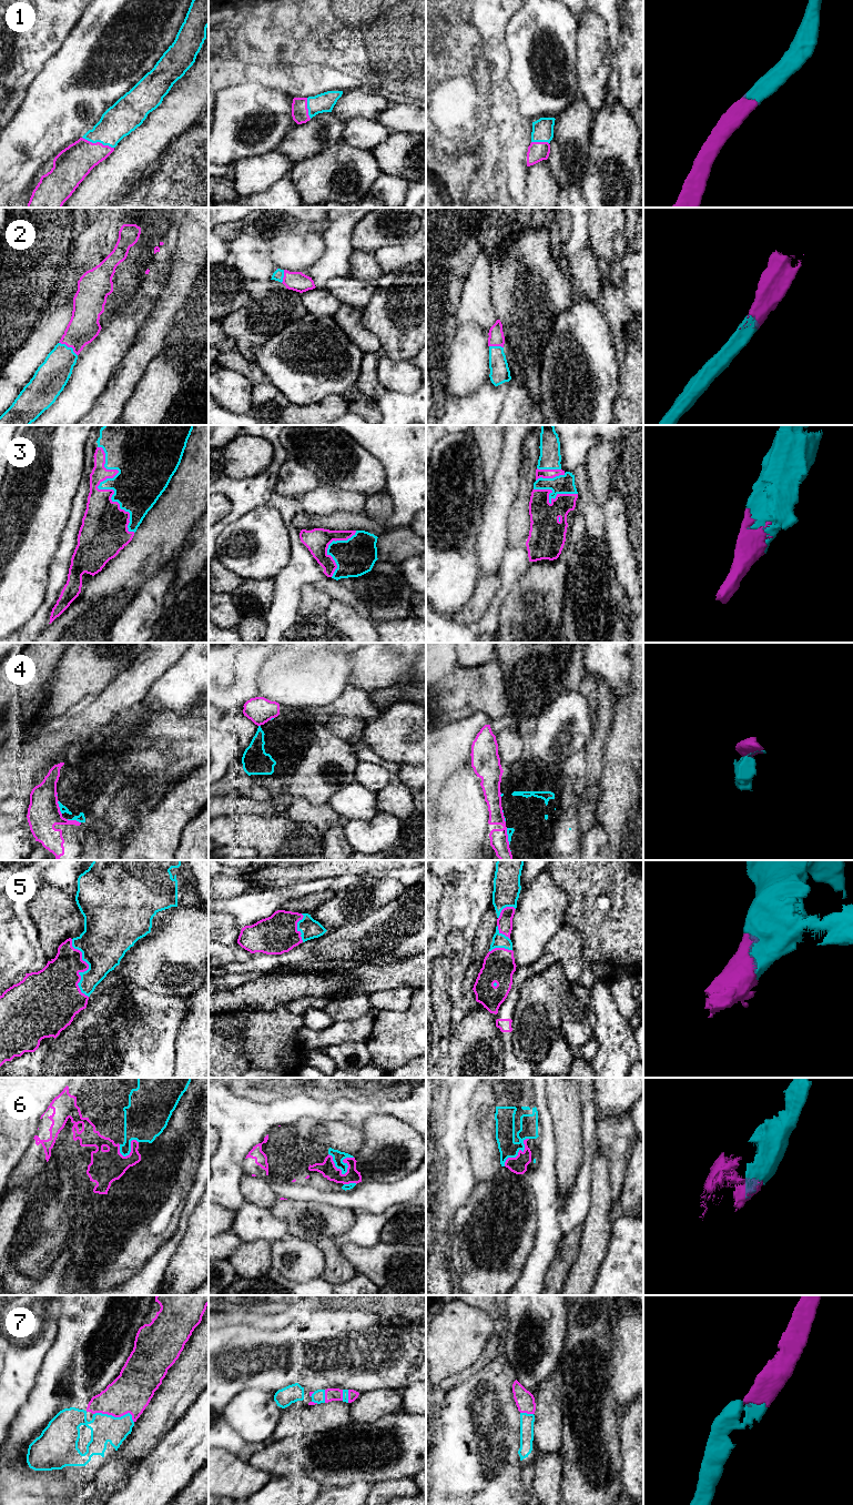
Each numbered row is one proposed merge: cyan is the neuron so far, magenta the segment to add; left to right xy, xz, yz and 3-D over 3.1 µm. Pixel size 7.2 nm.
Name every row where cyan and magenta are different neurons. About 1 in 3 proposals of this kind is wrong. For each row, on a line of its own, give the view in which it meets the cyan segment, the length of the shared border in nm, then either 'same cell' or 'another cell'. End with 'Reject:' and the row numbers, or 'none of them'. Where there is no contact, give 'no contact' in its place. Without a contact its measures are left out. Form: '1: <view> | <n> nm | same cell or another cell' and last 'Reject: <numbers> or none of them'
1: xy | 240 nm | same cell
2: xy | 170 nm | same cell
3: xy | 700 nm | same cell
4: xy | 110 nm | another cell
5: xy | 440 nm | same cell
6: xz | 200 nm | same cell
7: xy | 300 nm | same cell
Reject: 4

